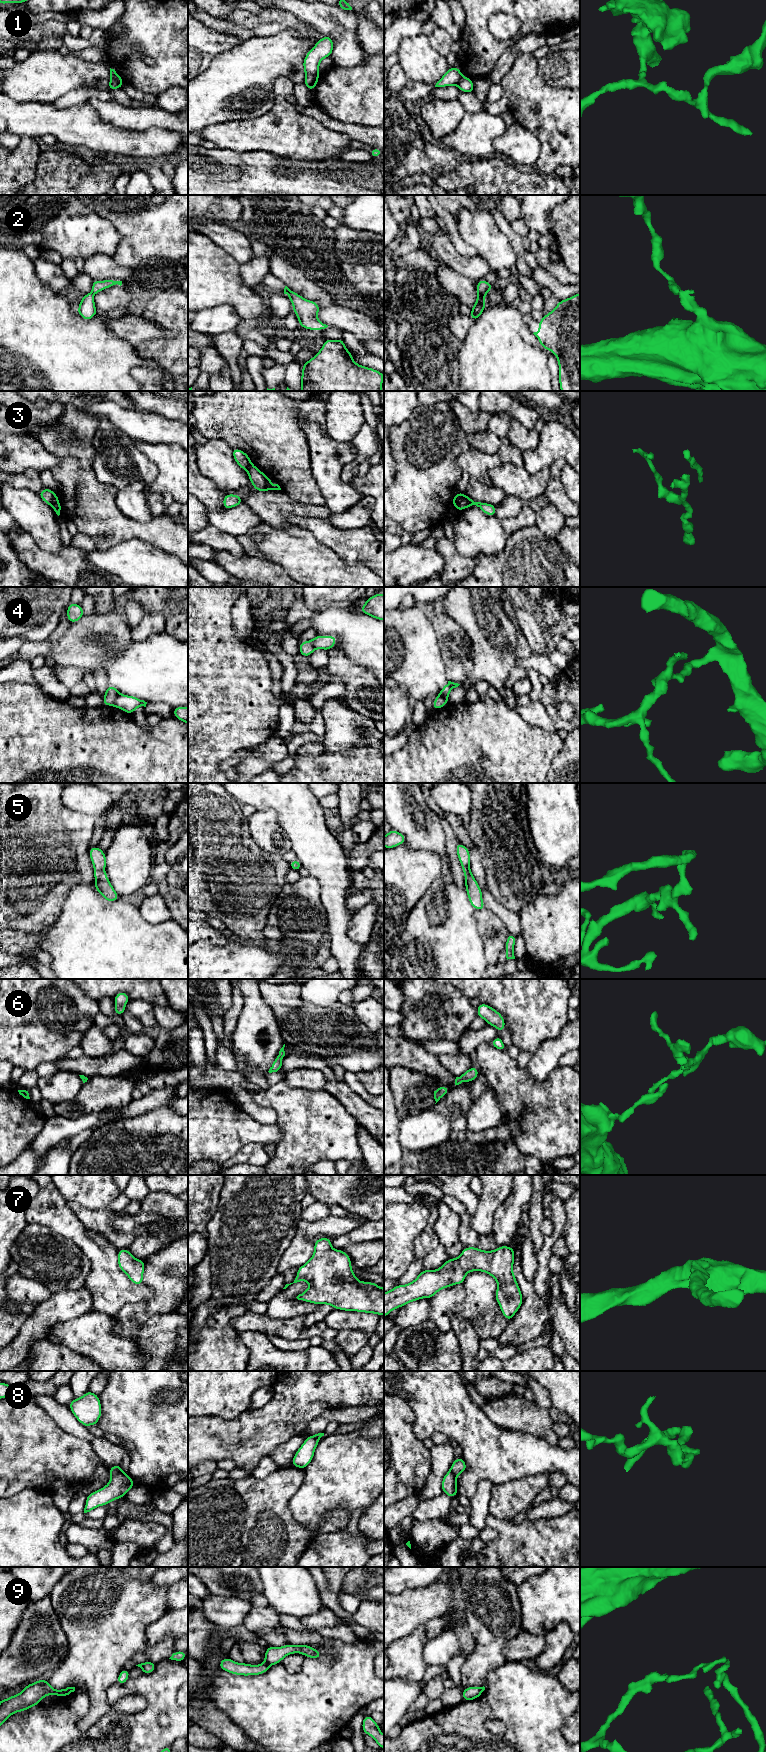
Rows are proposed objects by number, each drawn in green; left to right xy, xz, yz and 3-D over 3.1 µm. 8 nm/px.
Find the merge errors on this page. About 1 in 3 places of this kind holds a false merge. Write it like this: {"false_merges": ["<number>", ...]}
{"false_merges": ["1", "2", "3", "4", "8", "9"]}

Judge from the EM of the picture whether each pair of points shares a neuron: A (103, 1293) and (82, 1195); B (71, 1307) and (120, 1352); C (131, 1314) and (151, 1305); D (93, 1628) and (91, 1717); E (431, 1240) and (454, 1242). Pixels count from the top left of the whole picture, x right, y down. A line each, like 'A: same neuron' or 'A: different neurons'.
A: different neurons
B: different neurons
C: same neuron
D: same neuron
E: different neurons

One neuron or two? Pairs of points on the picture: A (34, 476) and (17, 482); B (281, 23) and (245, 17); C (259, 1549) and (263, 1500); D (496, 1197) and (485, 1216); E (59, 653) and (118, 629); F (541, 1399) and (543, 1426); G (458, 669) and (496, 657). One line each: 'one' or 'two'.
A: one
B: one
C: one
D: one
E: one
F: two
G: two

